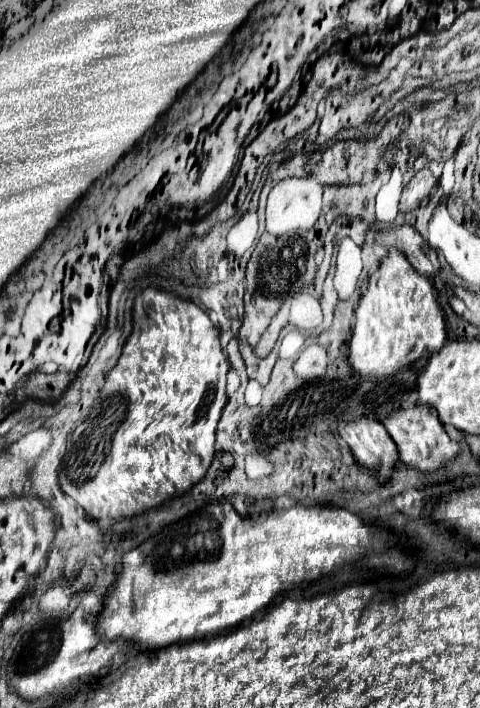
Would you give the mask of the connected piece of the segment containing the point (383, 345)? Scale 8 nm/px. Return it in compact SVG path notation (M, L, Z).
M388 249L378 271L370 275L368 289L356 307L356 323L348 341L352 369L370 381L382 379L416 359L440 351L446 339L446 317L438 303L438 291L432 279L414 271L402 251Z

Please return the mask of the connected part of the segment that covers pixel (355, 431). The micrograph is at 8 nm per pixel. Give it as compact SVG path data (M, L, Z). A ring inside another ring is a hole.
M360 417L356 421L340 421L338 435L348 443L358 465L366 469L376 469L388 475L398 461L398 451L394 441L374 417Z

